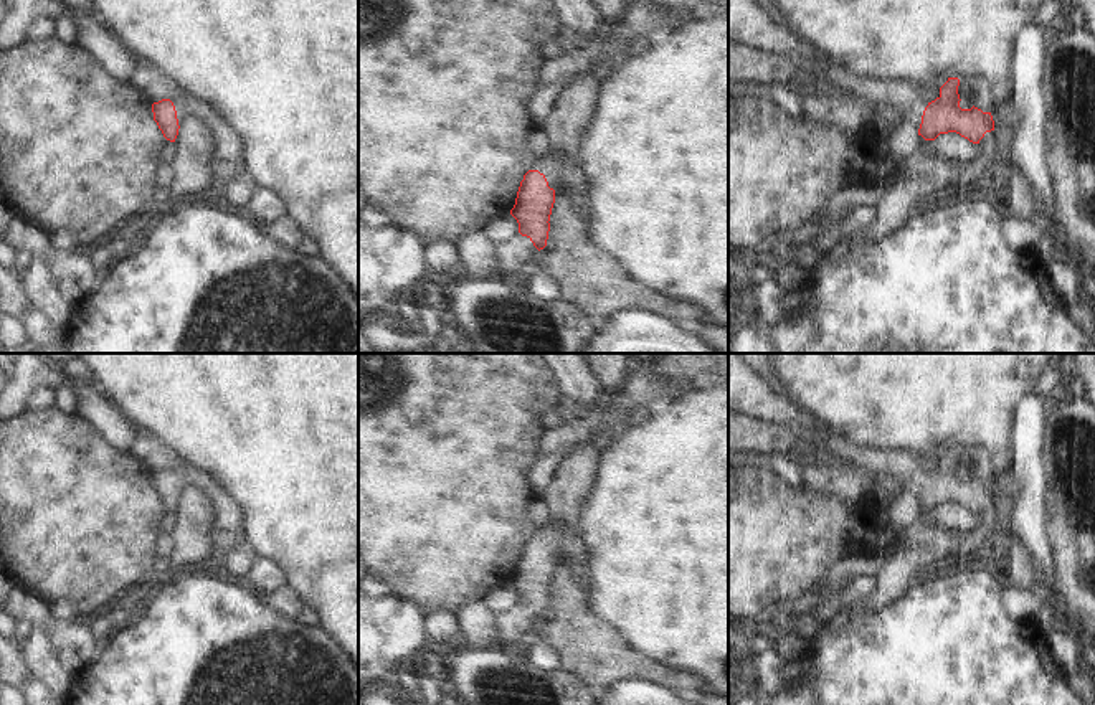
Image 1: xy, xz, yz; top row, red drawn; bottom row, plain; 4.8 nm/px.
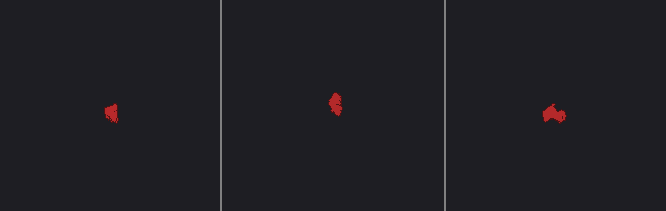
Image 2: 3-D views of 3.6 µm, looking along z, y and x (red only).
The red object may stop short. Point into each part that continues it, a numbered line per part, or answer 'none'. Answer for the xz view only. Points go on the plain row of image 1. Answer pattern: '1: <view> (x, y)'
1: xz (559, 540)
2: xz (514, 626)

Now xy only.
1: xy (227, 511)

